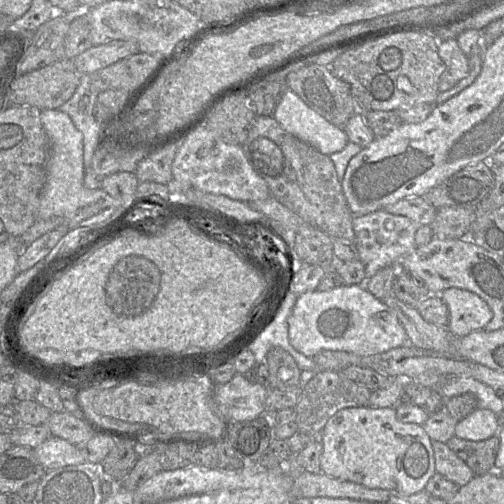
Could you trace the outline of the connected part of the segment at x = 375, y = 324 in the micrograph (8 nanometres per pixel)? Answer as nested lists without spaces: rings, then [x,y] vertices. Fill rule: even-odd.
[[[343,285],[329,291],[315,290],[300,295],[288,317],[288,336],[292,347],[310,358],[324,350],[369,356],[409,344],[406,331],[396,313],[371,294],[364,285]]]

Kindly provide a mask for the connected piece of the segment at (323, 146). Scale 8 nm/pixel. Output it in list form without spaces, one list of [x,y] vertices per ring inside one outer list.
[[[290,89],[282,96],[273,118],[285,131],[327,156],[342,151],[349,142],[344,129],[328,122]]]

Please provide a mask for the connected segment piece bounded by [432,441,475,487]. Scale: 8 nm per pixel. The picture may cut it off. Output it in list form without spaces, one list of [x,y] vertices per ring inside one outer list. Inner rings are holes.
[[[432,441],[432,447],[436,473],[444,476],[459,487],[466,485],[475,476],[471,468],[446,443]]]

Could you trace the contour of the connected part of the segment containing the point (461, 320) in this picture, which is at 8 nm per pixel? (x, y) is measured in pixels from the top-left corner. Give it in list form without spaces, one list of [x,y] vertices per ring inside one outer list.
[[[452,287],[442,291],[440,297],[449,309],[448,330],[453,337],[483,330],[493,317],[489,305],[469,290]]]

